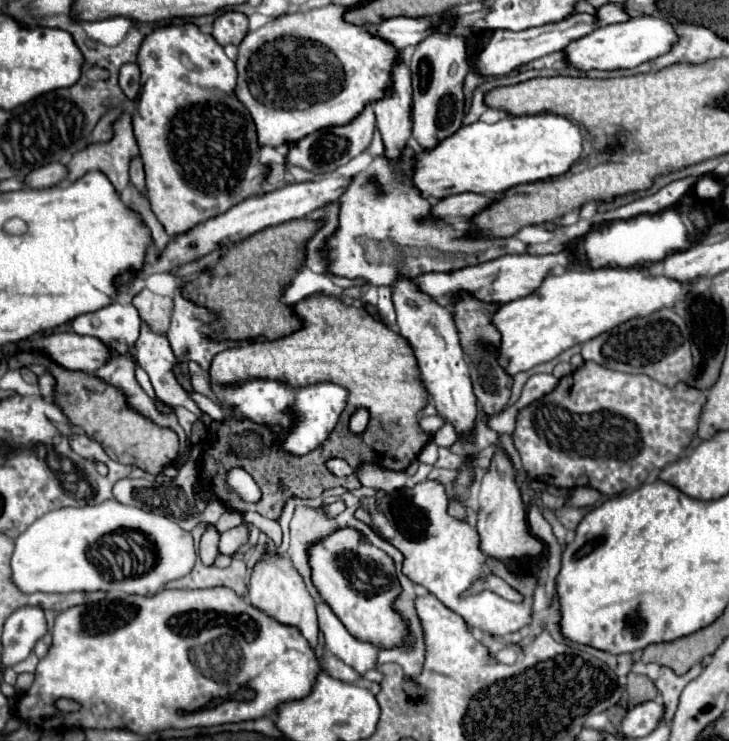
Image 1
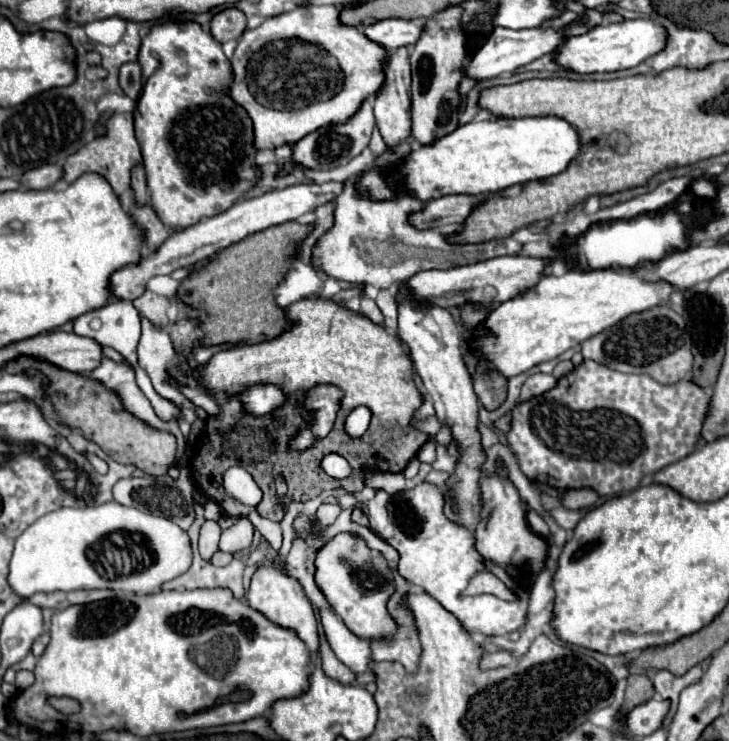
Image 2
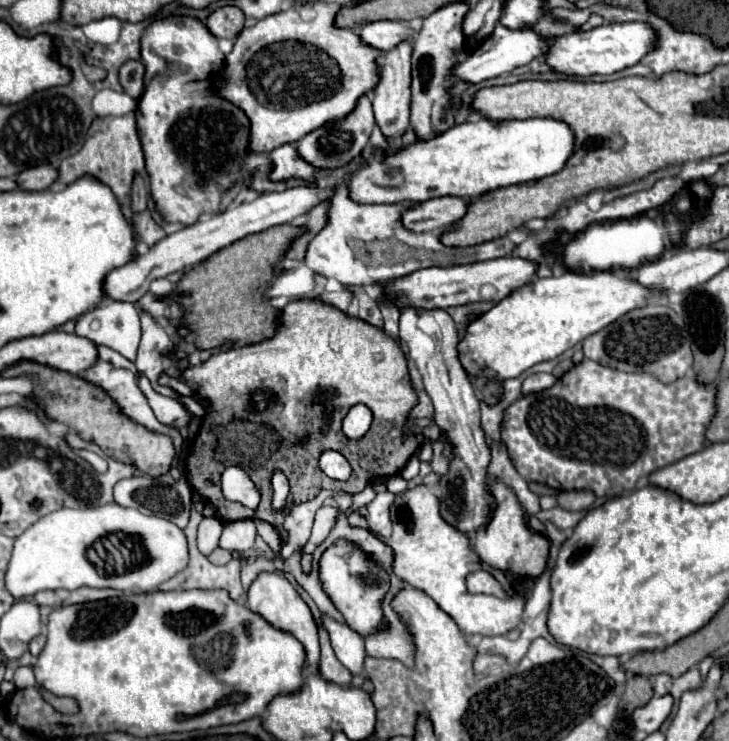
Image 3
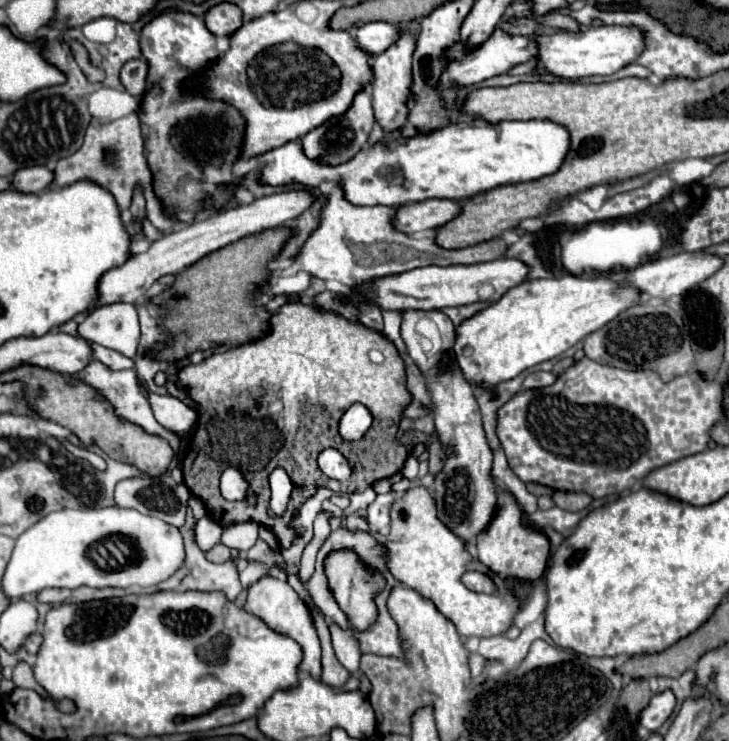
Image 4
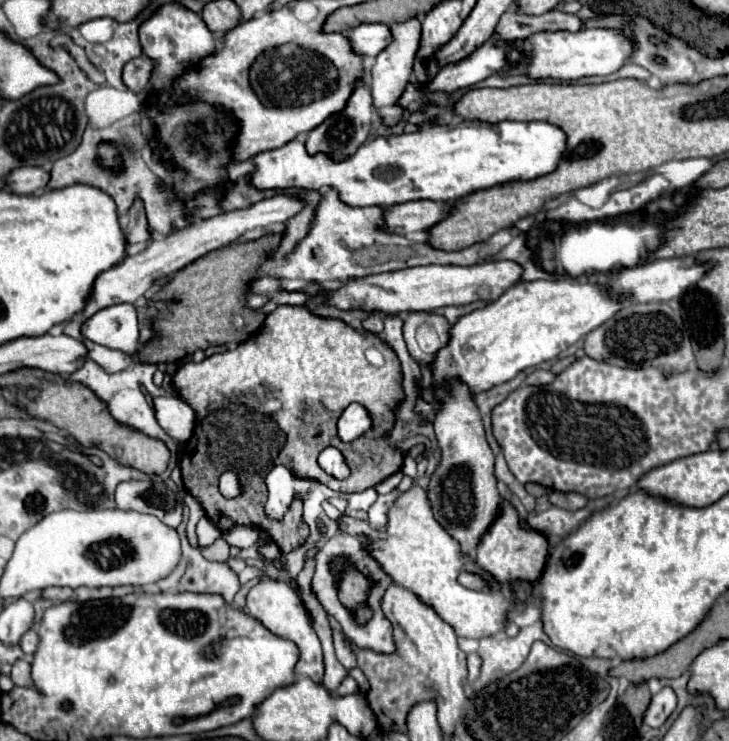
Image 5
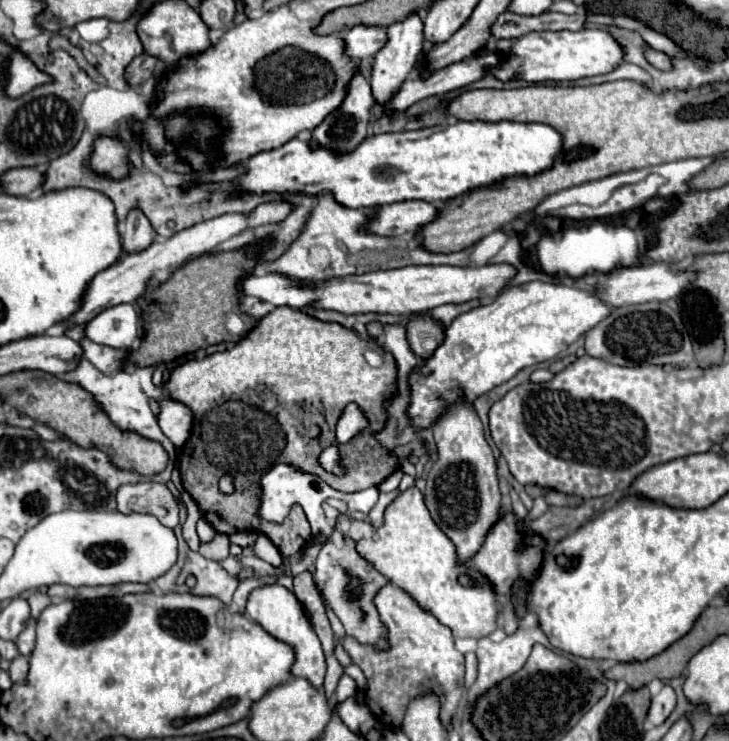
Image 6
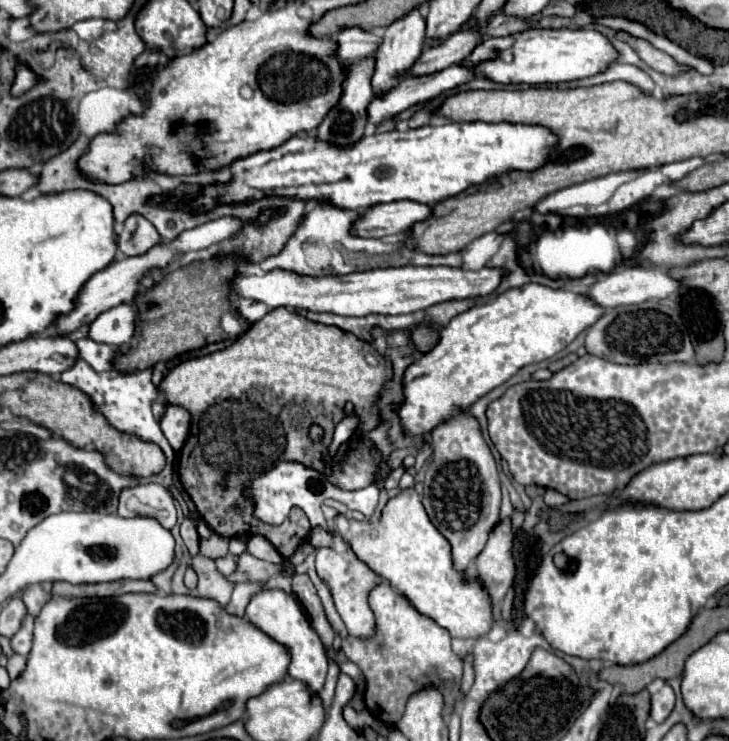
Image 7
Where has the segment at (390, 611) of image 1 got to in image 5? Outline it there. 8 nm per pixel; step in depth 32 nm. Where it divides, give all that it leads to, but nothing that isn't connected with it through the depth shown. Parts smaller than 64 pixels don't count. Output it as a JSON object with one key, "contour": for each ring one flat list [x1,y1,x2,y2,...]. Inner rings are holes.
{"contour":[[346,556,334,558,330,572,338,580,338,600,354,616,356,624,364,626,372,618,372,608,368,606,368,592,374,586,374,580,358,572]]}

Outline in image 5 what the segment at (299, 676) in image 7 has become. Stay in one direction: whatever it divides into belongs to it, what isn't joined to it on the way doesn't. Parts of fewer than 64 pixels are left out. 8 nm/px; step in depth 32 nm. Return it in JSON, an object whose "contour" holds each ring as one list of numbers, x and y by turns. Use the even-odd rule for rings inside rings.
{"contour":[[264,578,256,586,250,588,244,612,254,616,256,620,260,620,274,634,296,642,298,648,300,648,300,660,296,664,296,674,304,674,304,676,310,676,314,682,322,682,324,664,322,664,320,640,318,640,318,636,316,636,316,632,312,628,310,614,308,614,304,602,300,600,300,596,298,596,298,592,294,588,290,588,286,582]]}

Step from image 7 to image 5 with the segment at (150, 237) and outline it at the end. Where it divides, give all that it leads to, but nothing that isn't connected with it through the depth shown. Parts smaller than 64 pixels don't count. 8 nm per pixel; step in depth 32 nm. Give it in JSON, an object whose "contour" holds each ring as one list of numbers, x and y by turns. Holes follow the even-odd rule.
{"contour":[[136,198,134,204,130,206,130,222,126,226,126,240,128,240,128,244,150,240,148,220,146,220,144,206,142,206,142,200,140,198]]}

